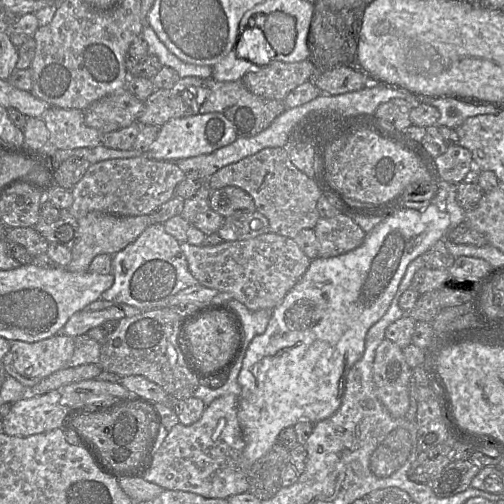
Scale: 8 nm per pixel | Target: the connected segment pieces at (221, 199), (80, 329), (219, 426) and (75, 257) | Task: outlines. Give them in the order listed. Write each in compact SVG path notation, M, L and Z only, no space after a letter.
M226 186L213 190L208 198L209 208L226 218L235 213L255 212L253 199L242 189L235 186Z
M98 299L73 314L60 334L77 337L86 334L90 329L101 326L107 321L120 321L123 318L133 317L142 312L146 311L141 311L124 303Z
M233 394L221 396L205 407L201 418L195 423L189 426L181 423L175 425L159 449L154 452L152 466L144 479L165 490L191 492L205 498L228 499L247 492L248 478L243 459L245 442L237 416L238 398Z
M90 212L78 219L78 238L71 249L71 262L65 268L70 272L86 272L92 260L100 254L114 255L133 243L142 232L149 226L149 215L121 217L101 212Z

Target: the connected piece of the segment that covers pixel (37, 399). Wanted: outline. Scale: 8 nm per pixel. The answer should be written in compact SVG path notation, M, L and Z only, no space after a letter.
M60 390L14 402L2 420L3 432L27 437L49 432L62 426L69 410L62 404Z

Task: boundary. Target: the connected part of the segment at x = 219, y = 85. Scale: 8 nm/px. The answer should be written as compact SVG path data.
M211 77L204 79L201 87L206 90L206 98L199 107L199 113L222 113L233 124L238 137L251 137L262 132L286 110L283 100L256 96L245 87L241 80L219 82Z

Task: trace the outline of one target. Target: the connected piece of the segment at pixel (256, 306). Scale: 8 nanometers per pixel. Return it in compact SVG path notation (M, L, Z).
M270 232L216 246L195 246L185 241L180 248L199 285L227 292L251 311L273 310L301 279L311 261L293 239Z

